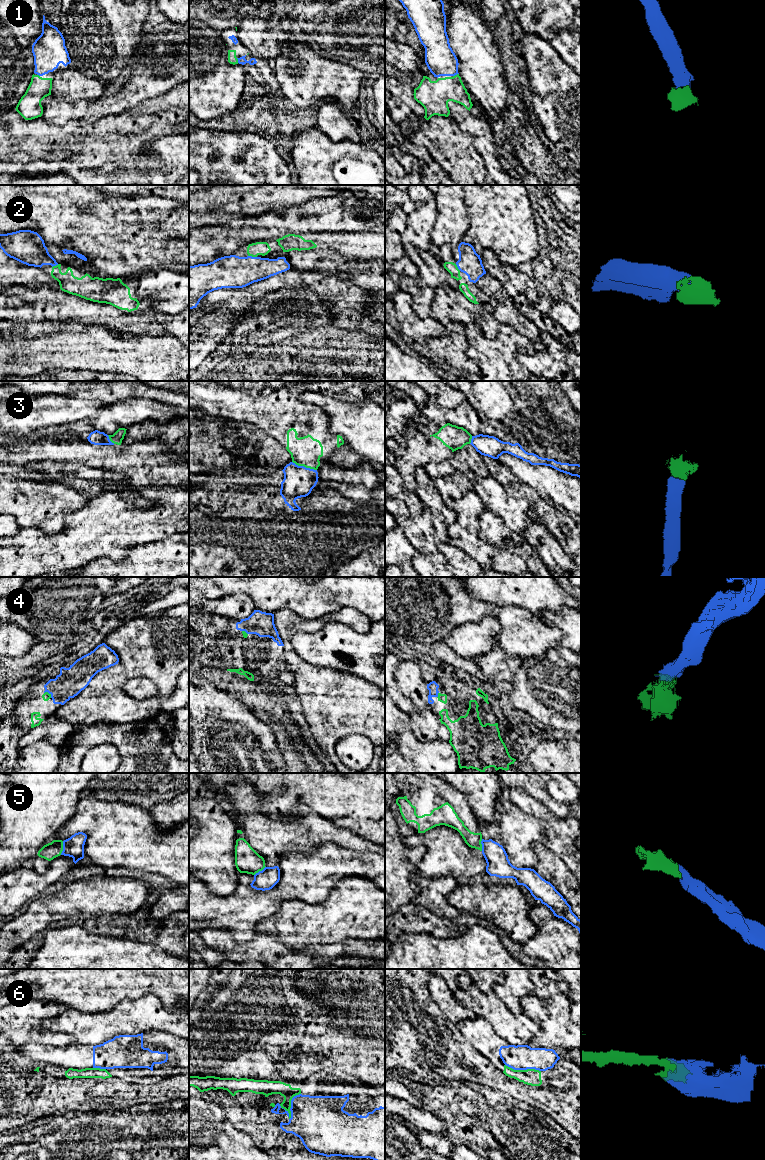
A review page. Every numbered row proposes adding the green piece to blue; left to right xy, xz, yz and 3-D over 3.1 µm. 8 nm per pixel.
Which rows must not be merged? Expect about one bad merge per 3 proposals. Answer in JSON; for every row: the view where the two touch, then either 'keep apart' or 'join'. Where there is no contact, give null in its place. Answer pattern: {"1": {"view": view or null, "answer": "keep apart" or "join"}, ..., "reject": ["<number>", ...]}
{"1": {"view": "yz", "answer": "join"}, "2": {"view": "xz", "answer": "join"}, "3": {"view": "xz", "answer": "join"}, "4": {"view": "xy", "answer": "join"}, "5": {"view": "xy", "answer": "join"}, "6": {"view": "xz", "answer": "keep apart"}, "reject": ["6"]}

